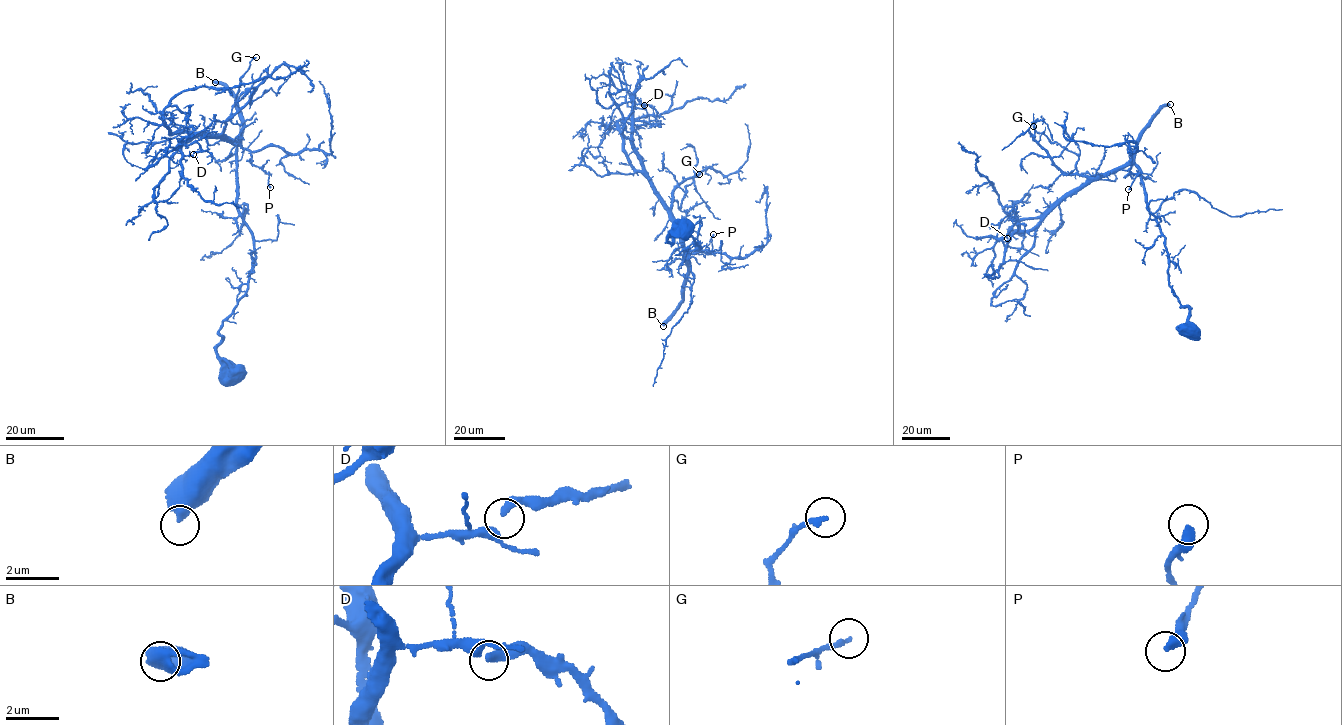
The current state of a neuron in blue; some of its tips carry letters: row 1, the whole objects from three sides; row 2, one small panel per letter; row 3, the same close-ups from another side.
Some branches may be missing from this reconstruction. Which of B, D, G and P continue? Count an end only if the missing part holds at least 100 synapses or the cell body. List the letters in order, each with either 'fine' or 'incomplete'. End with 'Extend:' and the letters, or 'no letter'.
B: incomplete
D: fine
G: fine
P: fine
Extend: B

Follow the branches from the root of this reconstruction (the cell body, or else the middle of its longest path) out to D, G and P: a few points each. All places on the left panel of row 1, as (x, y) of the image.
D: (236, 373), (217, 345), (255, 257), (237, 205), (237, 144), (203, 133), (180, 145), (206, 137), (193, 154)
G: (236, 373), (217, 353), (219, 329), (245, 293), (255, 250), (237, 205), (237, 144), (224, 126), (256, 57)
P: (236, 373), (217, 345), (222, 323), (245, 293), (255, 257), (237, 205), (238, 146), (269, 175), (270, 187)

